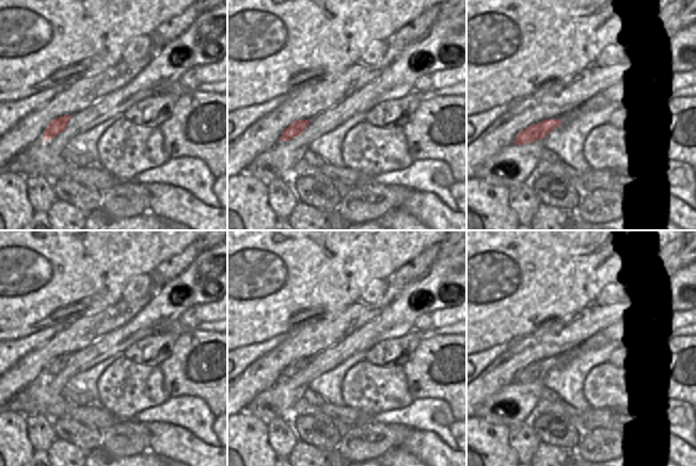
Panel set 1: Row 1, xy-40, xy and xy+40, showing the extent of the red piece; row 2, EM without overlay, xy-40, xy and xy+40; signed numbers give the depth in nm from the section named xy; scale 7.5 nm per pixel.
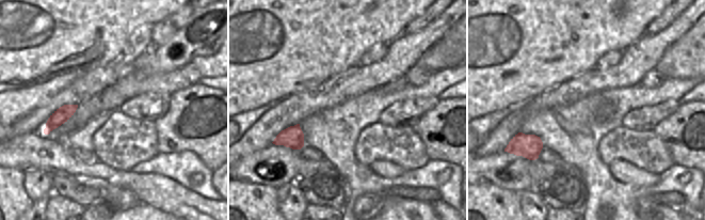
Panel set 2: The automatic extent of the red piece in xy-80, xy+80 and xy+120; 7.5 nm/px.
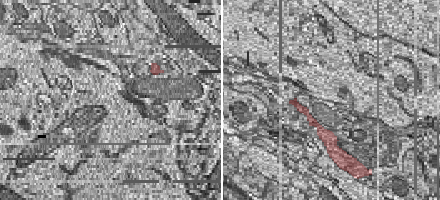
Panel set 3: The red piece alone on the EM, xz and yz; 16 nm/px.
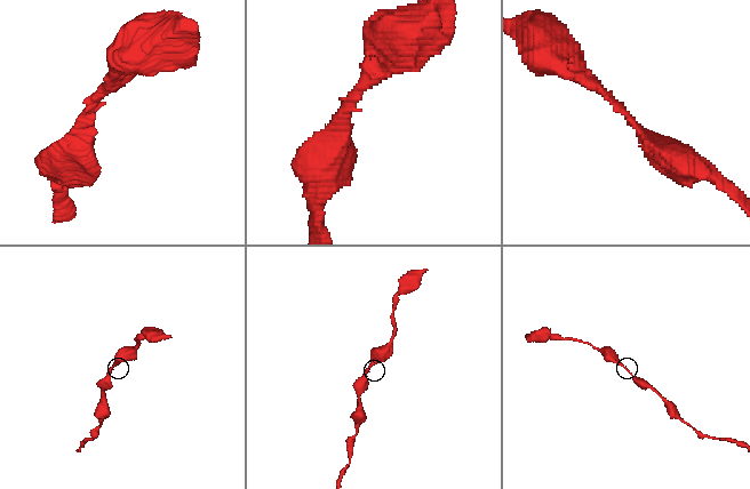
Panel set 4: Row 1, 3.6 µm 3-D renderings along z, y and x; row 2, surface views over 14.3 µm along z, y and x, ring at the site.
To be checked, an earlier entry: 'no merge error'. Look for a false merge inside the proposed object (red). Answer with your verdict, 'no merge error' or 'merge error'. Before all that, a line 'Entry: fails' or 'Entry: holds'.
Entry: holds
no merge error

